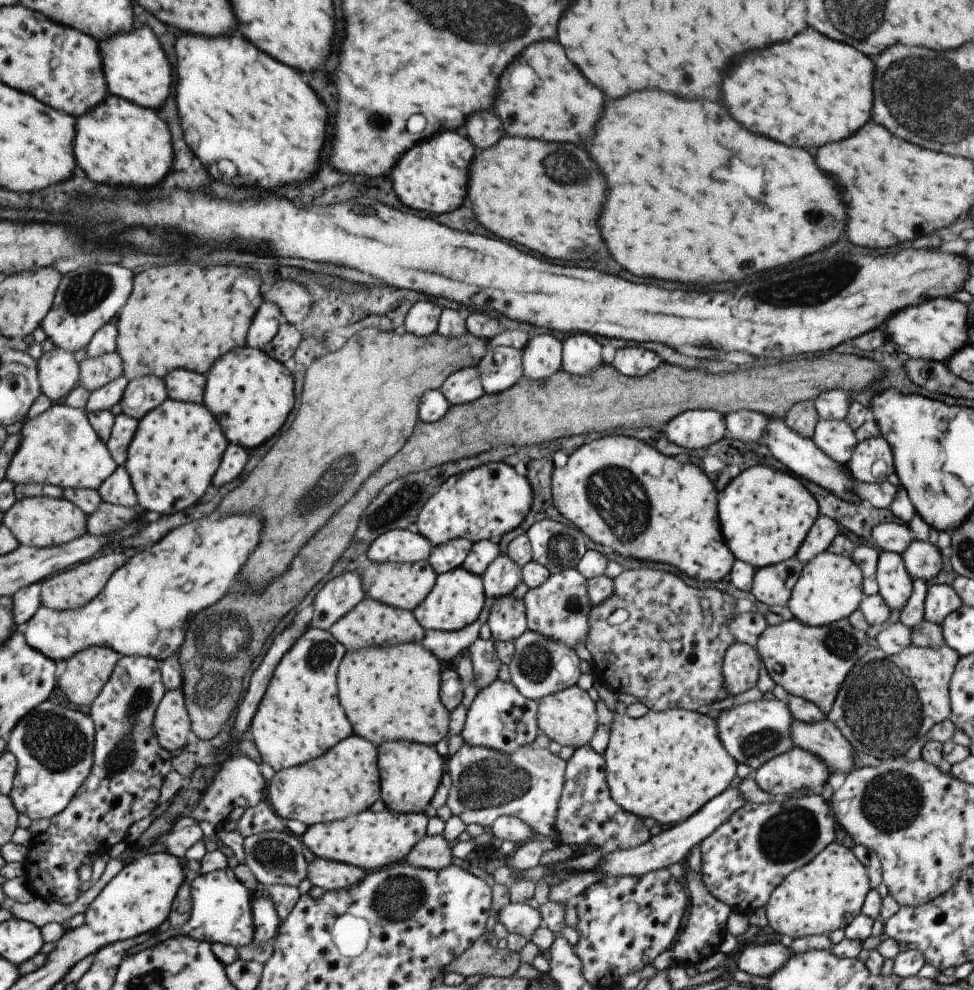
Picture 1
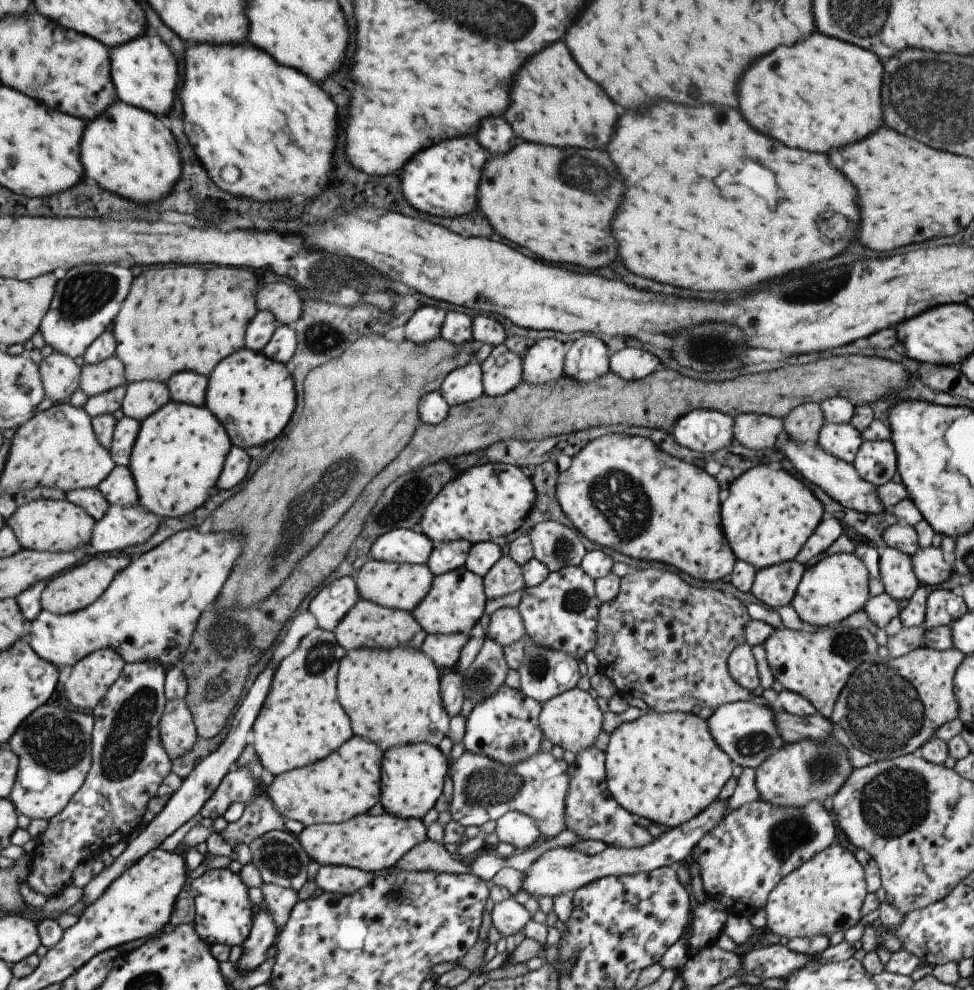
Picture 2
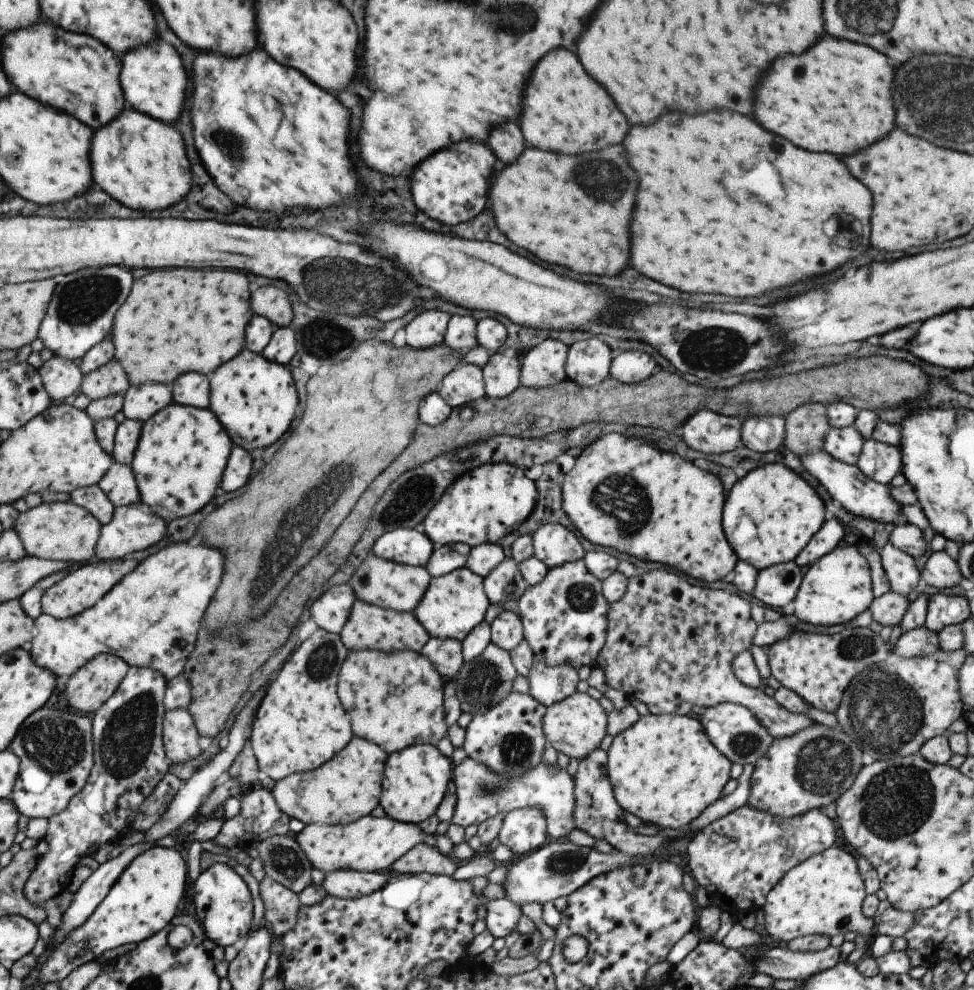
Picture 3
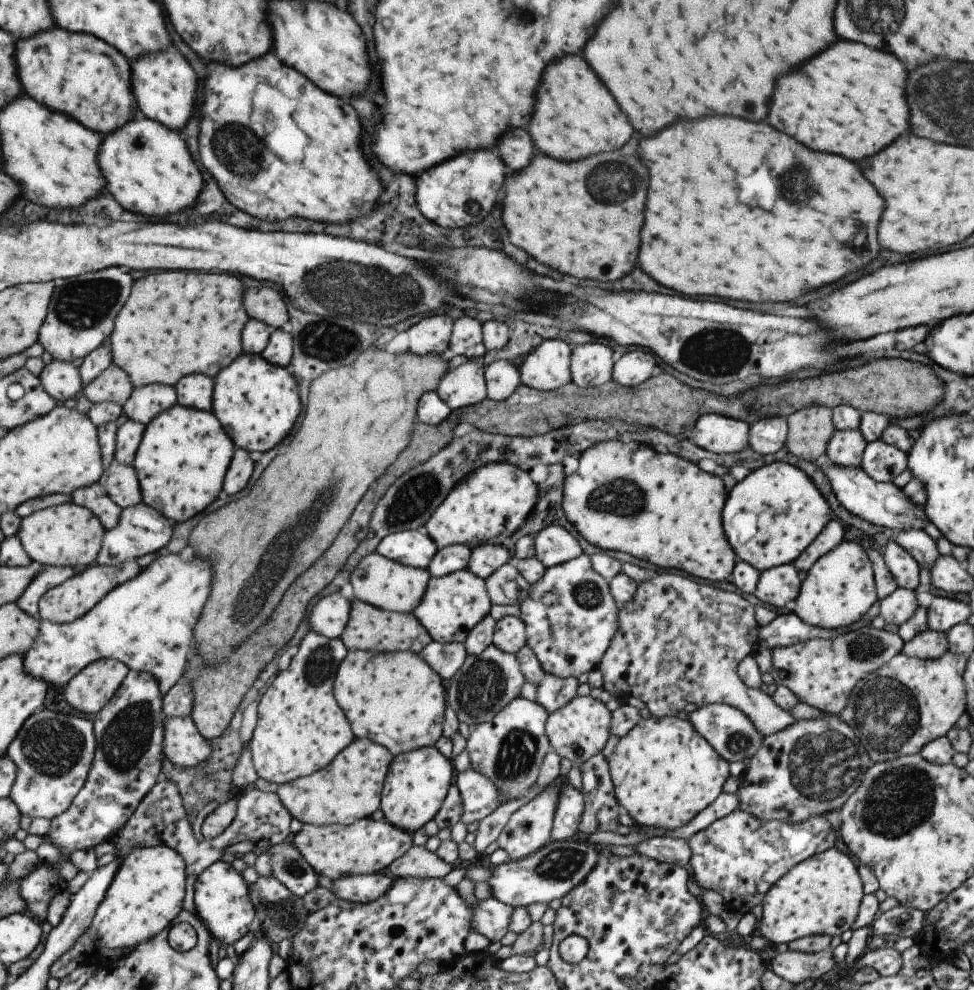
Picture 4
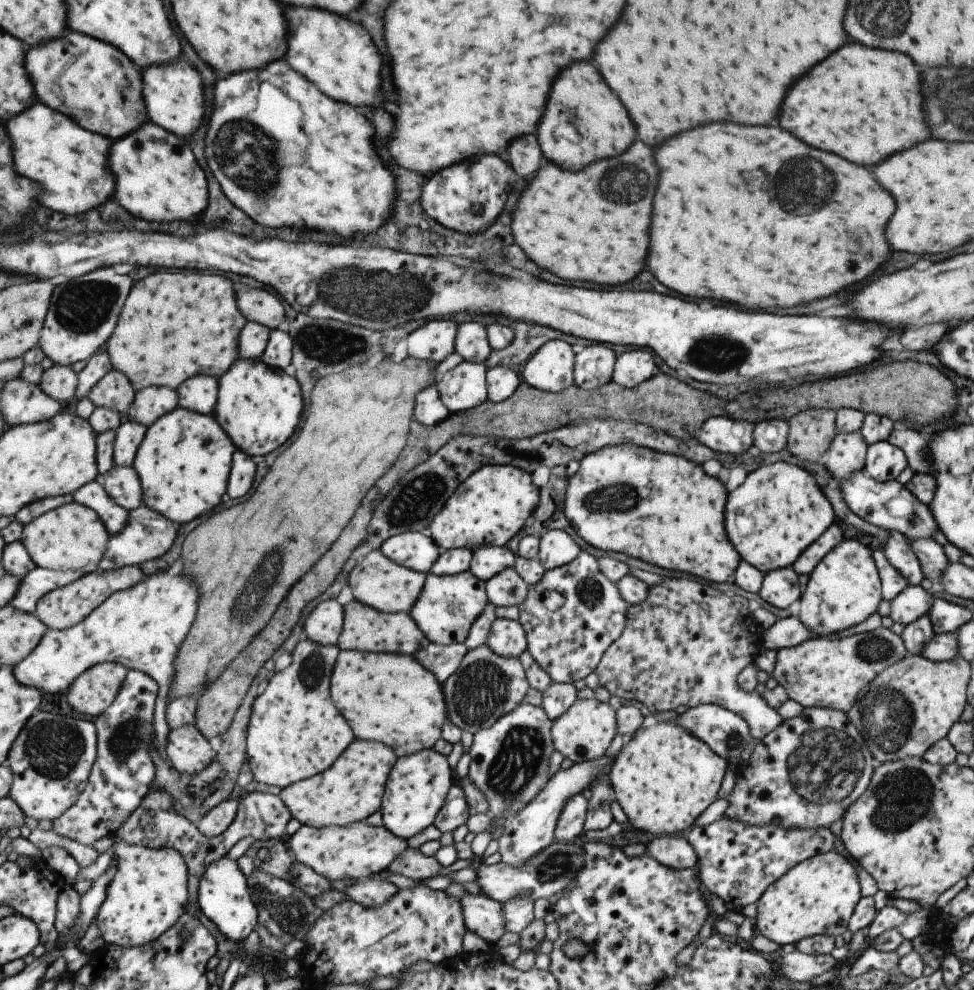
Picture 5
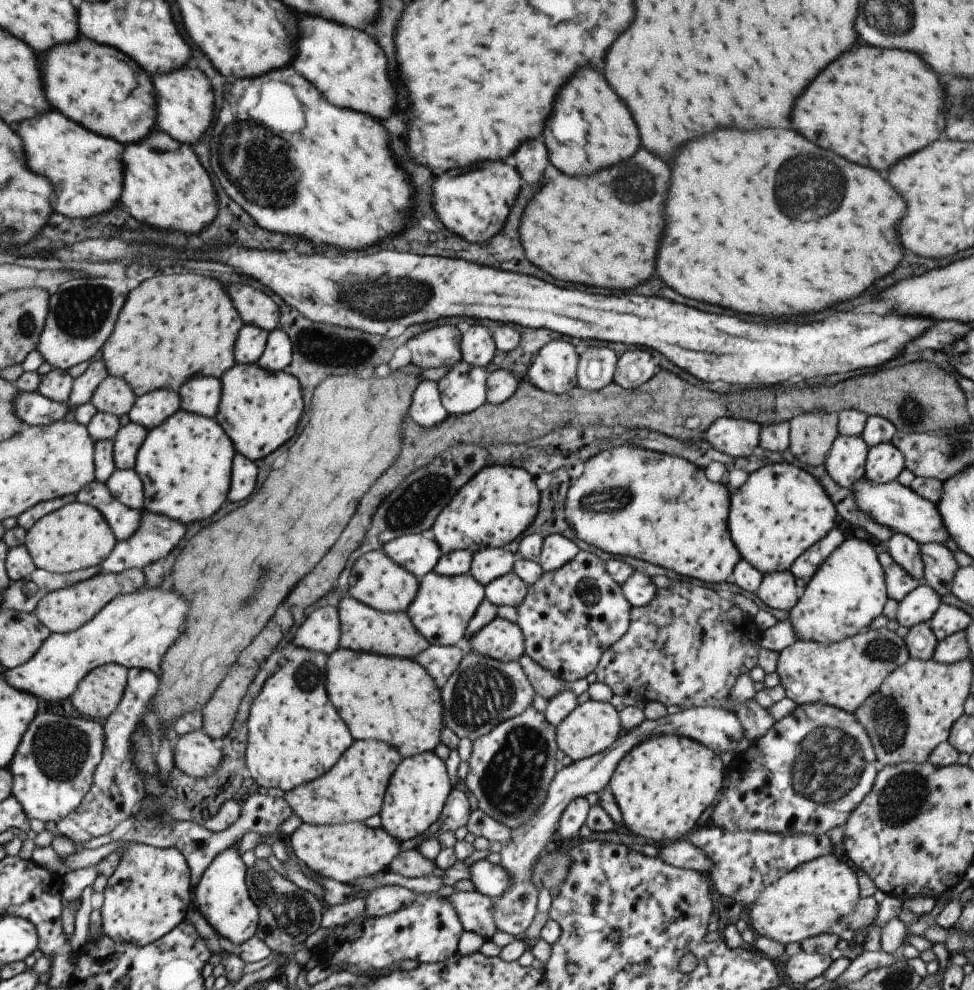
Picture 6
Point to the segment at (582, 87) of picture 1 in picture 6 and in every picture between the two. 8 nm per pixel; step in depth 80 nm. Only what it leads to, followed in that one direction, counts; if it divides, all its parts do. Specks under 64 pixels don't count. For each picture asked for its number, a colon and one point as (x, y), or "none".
2: (553, 103)
3: (559, 94)
4: (568, 89)
5: (564, 139)
6: (577, 146)

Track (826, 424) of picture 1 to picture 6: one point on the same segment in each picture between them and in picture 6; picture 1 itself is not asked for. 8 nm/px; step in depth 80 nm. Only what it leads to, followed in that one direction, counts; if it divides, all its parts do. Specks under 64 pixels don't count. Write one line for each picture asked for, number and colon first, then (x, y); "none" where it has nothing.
2: (841, 440)
3: (844, 444)
4: (844, 448)
5: (845, 455)
6: (844, 462)

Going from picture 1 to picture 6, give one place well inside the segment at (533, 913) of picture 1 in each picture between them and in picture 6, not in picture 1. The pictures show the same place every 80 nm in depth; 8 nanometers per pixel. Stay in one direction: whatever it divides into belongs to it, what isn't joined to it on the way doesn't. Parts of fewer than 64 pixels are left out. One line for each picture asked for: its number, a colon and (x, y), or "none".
2: (507, 917)
3: (501, 915)
4: (489, 917)
5: (482, 915)
6: (474, 911)

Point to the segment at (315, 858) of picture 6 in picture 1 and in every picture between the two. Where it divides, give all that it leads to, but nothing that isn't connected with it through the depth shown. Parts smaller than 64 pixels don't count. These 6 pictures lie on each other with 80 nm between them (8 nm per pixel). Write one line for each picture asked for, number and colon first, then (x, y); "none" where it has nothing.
1: (369, 840)
2: (369, 843)
3: (369, 844)
4: (365, 847)
5: (356, 850)

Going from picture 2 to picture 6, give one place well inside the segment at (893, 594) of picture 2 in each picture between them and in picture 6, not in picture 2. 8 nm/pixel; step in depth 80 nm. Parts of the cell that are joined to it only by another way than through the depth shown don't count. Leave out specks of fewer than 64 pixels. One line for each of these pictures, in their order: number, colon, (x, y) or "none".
3: (900, 568)
4: (903, 568)
5: (899, 553)
6: (904, 551)

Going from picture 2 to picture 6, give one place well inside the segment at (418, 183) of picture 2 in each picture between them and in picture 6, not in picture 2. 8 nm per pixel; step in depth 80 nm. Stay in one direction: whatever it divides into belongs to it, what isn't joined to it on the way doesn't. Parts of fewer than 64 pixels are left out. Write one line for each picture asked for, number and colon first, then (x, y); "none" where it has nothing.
3: (451, 186)
4: (447, 193)
5: (467, 197)
6: (475, 203)

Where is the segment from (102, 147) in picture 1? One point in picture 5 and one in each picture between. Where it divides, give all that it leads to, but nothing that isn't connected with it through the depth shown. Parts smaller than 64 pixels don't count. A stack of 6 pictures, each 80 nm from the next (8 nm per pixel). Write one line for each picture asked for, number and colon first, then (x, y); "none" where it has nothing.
2: (131, 153)
3: (139, 161)
4: (147, 168)
5: (156, 177)

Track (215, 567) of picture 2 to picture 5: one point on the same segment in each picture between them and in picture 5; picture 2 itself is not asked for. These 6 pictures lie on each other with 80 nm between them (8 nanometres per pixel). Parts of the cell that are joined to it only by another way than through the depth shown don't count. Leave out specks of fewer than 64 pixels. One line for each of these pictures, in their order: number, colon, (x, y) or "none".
3: (149, 619)
4: (146, 625)
5: (140, 628)

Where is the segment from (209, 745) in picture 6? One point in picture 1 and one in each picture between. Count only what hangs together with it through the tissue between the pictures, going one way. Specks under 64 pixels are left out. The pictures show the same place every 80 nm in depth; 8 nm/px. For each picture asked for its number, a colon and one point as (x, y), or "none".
1: (171, 728)
2: (177, 733)
3: (179, 736)
4: (182, 745)
5: (186, 749)

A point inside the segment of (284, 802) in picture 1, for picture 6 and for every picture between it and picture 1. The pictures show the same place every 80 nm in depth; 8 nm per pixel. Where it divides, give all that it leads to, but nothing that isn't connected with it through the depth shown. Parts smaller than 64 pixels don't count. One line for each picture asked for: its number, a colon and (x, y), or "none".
2: (344, 784)
3: (347, 787)
4: (348, 789)
5: (349, 790)
6: (352, 789)

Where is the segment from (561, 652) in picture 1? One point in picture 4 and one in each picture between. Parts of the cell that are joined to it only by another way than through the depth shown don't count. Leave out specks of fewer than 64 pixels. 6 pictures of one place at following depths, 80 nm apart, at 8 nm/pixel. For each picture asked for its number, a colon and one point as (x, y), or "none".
2: (543, 674)
3: (547, 685)
4: (552, 693)

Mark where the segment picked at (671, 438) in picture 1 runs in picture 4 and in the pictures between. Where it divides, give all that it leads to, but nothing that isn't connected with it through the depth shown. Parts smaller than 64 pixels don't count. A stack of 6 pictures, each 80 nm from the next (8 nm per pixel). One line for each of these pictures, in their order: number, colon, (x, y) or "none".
2: (703, 430)
3: (705, 431)
4: (715, 433)

